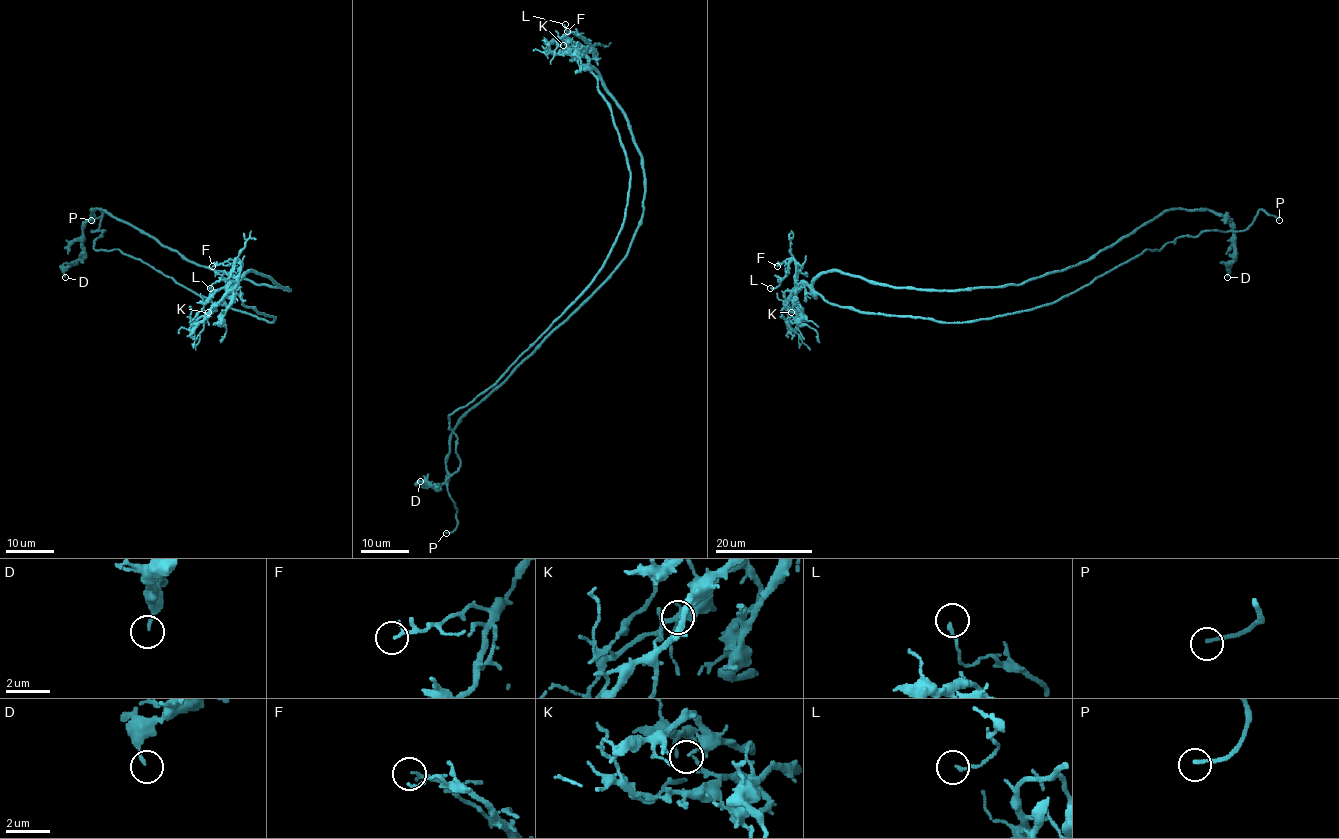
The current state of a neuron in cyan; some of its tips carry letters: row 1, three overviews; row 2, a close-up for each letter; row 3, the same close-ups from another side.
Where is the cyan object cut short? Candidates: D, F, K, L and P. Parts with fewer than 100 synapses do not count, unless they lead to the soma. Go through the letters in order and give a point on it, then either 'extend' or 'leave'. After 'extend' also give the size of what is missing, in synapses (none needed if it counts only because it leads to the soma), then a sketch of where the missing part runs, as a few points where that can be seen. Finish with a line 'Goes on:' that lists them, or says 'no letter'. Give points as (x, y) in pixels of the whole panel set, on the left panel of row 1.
D: at (65, 277); leave
F: at (212, 266); leave
K: at (208, 312); leave
L: at (210, 288); leave
P: at (91, 220); extend
Goes on: P

